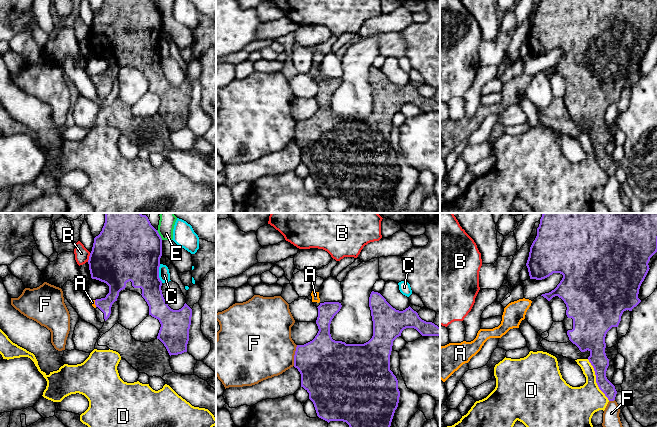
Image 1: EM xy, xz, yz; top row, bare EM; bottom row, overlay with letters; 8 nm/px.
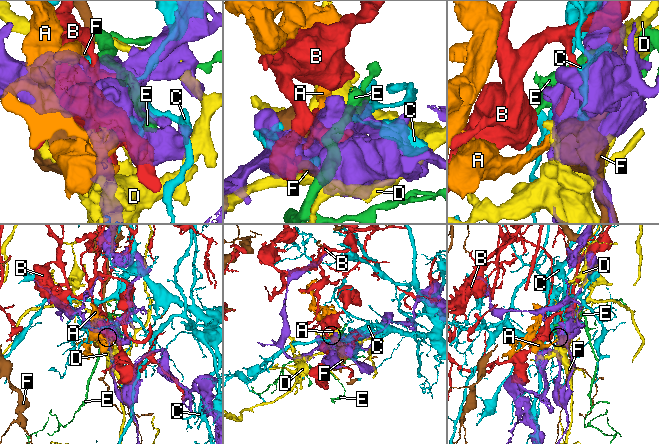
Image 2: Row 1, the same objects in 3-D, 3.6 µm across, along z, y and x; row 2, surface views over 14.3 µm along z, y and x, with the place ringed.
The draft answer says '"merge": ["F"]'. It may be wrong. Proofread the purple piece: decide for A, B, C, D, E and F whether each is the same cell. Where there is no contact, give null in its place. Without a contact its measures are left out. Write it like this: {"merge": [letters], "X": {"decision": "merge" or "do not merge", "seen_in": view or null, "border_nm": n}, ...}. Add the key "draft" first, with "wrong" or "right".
{"draft": "wrong", "merge": ["A"], "A": {"decision": "merge", "seen_in": "xy", "border_nm": 60}, "B": {"decision": "do not merge", "seen_in": "xy", "border_nm": 80}, "C": {"decision": "do not merge", "seen_in": "xy", "border_nm": 150}, "D": {"decision": "do not merge", "seen_in": "yz", "border_nm": 380}, "E": {"decision": "do not merge", "seen_in": "xy", "border_nm": 90}, "F": {"decision": "do not merge", "seen_in": "xz", "border_nm": 170}}

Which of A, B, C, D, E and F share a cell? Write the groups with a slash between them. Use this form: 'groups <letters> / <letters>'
groups A / B / C / D / E / F

